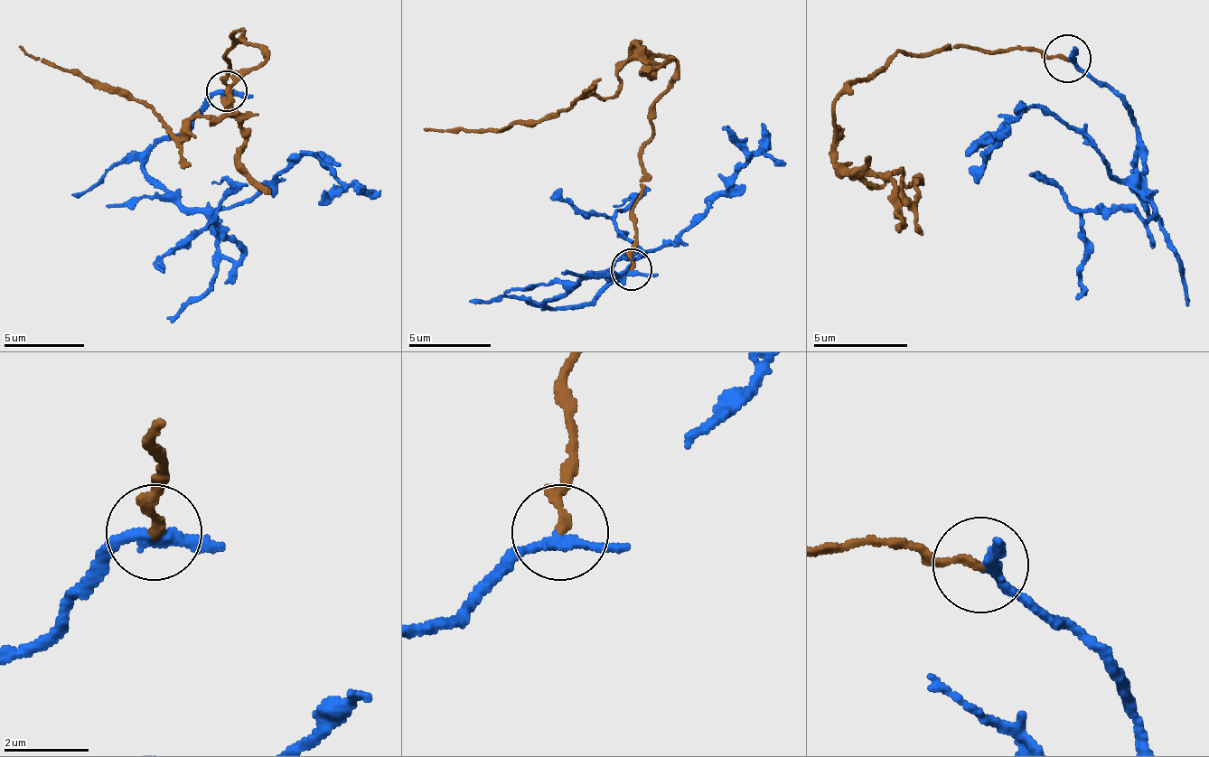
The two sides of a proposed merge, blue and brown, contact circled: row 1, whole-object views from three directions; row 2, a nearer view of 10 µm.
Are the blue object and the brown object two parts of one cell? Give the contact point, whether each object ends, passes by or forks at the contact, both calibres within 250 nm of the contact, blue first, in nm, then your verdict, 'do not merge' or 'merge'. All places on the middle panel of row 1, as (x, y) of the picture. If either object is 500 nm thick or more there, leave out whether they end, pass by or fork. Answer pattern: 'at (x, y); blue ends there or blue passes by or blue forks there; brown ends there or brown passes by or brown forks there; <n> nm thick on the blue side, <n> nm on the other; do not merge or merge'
at (631, 269); blue passes by; brown ends there; 240 nm thick on the blue side, 190 nm on the other; merge

